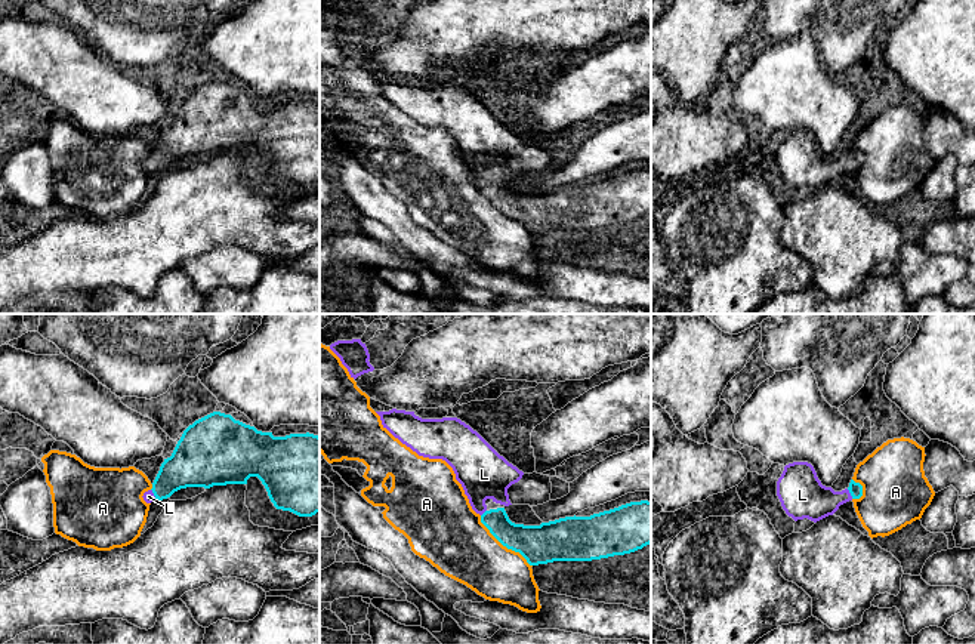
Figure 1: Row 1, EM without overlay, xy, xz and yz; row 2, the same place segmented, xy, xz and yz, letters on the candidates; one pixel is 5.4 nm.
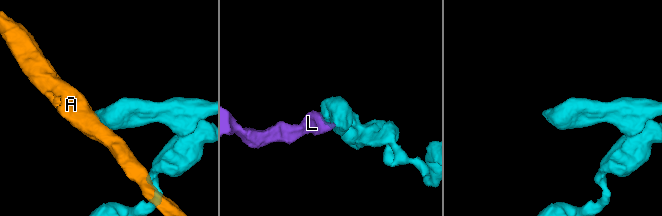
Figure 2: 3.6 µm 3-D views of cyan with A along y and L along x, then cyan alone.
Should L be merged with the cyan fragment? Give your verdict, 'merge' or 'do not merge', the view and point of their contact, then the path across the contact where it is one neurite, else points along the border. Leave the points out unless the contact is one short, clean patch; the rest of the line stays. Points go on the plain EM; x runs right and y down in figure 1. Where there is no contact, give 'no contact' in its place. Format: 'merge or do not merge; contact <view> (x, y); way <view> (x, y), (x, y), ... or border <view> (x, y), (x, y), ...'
merge; contact yz (849, 160); way yz (855, 157), (849, 160), (844, 165), (804, 165)

